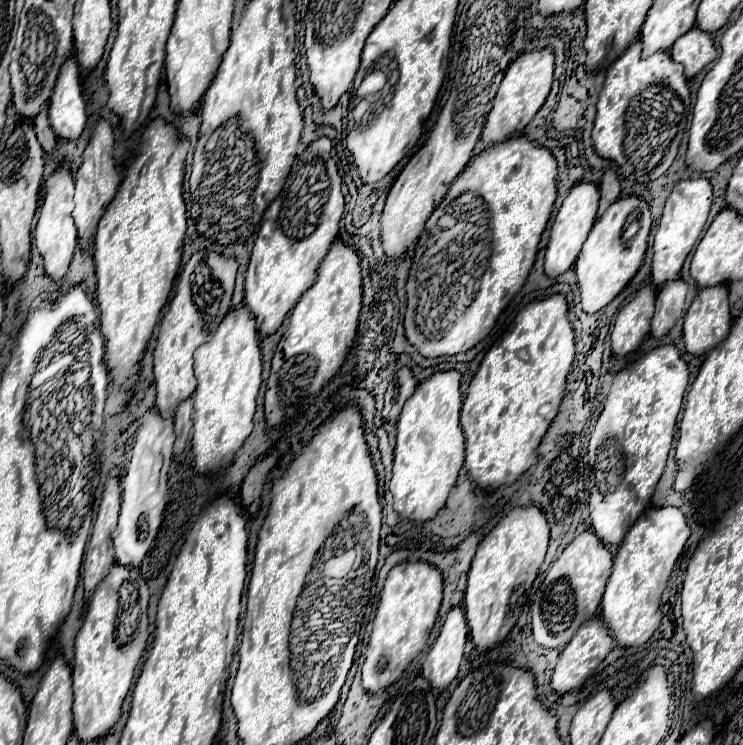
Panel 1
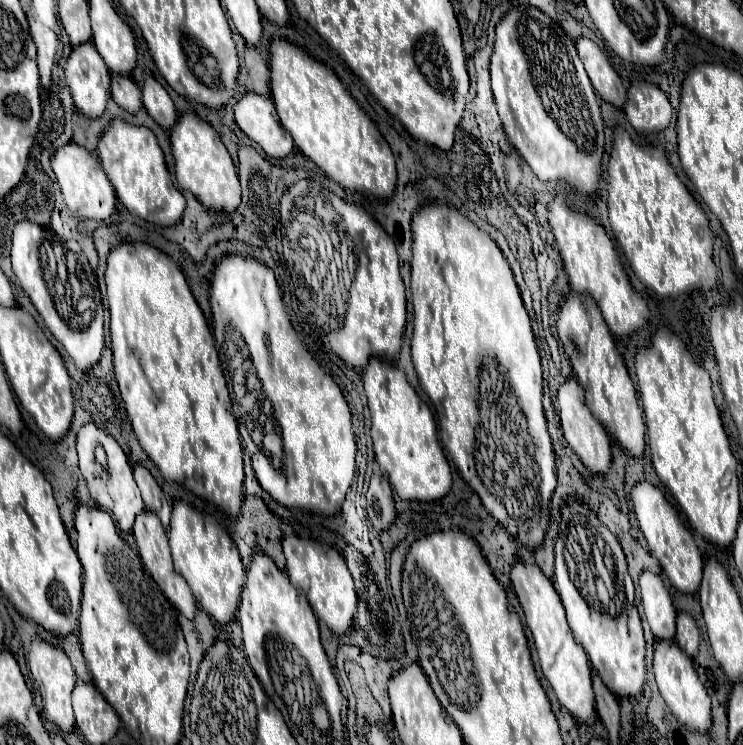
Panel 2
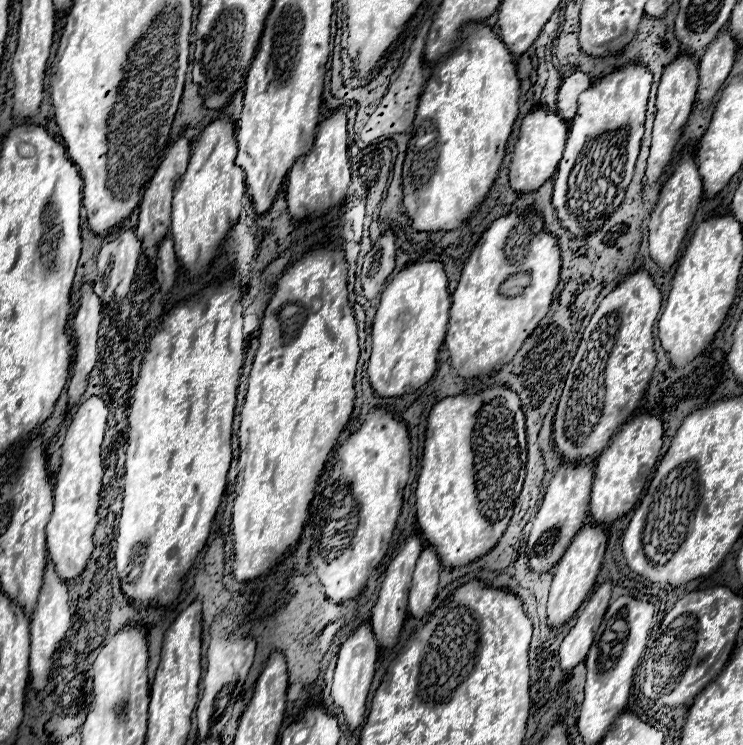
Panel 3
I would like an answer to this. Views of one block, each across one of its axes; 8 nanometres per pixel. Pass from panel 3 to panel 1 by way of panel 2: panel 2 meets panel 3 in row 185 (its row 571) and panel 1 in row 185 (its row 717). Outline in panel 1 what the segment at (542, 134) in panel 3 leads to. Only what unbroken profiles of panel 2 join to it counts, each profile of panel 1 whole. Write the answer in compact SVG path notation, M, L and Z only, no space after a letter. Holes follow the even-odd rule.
M578 182L570 188L568 196L564 198L554 224L550 228L550 242L546 246L546 262L544 262L544 272L550 278L556 278L560 274L564 274L566 270L572 268L584 240L588 238L594 222L596 222L596 210L598 210L598 200L600 200L600 192L596 188L596 184L590 182Z

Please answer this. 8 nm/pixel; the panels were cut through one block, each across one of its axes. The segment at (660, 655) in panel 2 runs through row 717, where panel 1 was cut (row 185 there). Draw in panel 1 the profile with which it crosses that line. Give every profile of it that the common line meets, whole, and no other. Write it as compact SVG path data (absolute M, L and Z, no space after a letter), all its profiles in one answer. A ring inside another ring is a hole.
M706 178L698 180L680 180L674 188L672 194L668 196L664 204L664 212L654 236L654 258L652 258L652 280L656 288L664 286L666 282L672 282L678 278L682 264L692 250L694 242L698 240L700 232L704 230L704 224L708 220L708 210L712 204L712 186Z

